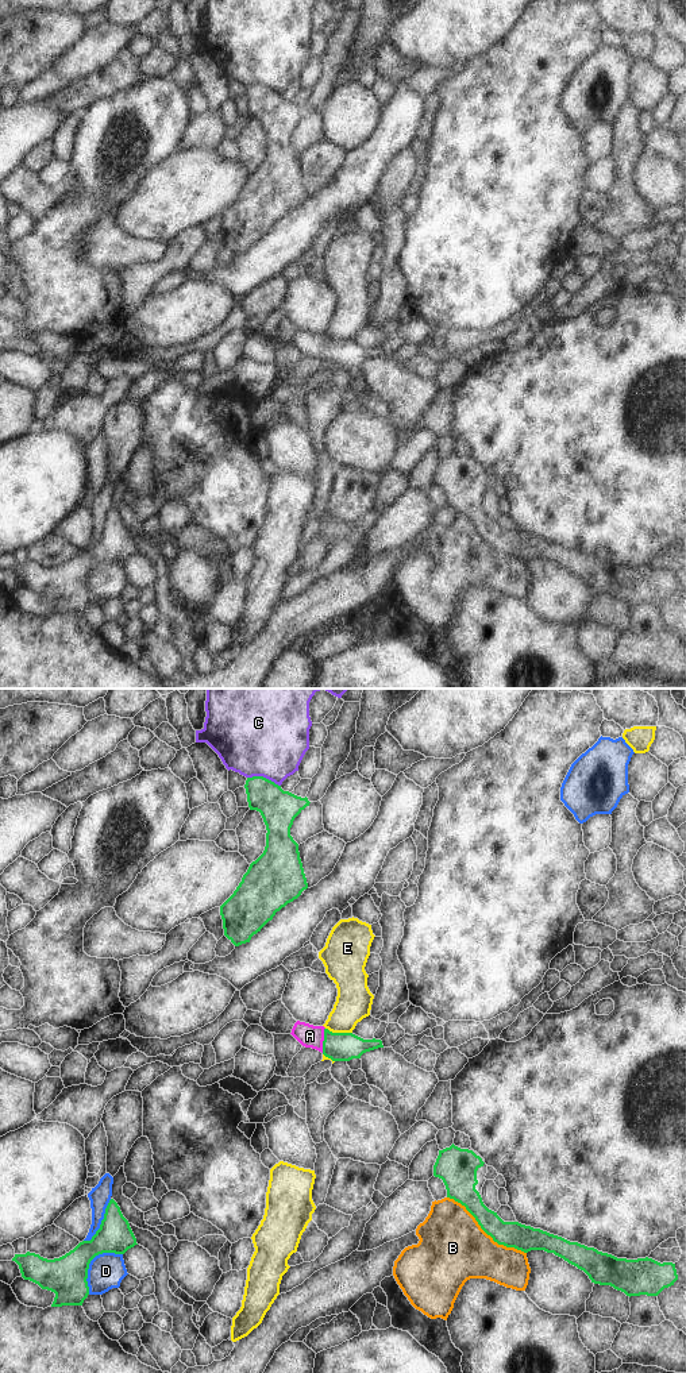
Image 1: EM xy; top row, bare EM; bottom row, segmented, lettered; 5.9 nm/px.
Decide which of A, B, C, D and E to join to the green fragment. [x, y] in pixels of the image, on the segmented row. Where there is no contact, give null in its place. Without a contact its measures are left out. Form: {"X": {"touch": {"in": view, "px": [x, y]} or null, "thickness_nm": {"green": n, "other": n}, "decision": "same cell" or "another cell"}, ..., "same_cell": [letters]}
{"A": {"touch": {"in": "xy", "px": [324, 1040]}, "thickness_nm": {"green": 180, "other": 140}, "decision": "same cell"}, "B": {"touch": {"in": "xy", "px": [485, 1231]}, "thickness_nm": {"green": 160, "other": 420}, "decision": "another cell"}, "C": {"touch": {"in": "xy", "px": [262, 776]}, "thickness_nm": {"green": 220, "other": 500}, "decision": "another cell"}, "D": {"touch": {"in": "xy", "px": [89, 1262]}, "thickness_nm": {"green": 240, "other": 220}, "decision": "another cell"}, "E": {"touch": {"in": "xy", "px": [339, 1033]}, "thickness_nm": {"green": 180, "other": 220}, "decision": "another cell"}, "same_cell": ["A"]}

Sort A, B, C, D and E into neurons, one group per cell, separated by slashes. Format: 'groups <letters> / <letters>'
groups A / B / C / D / E

